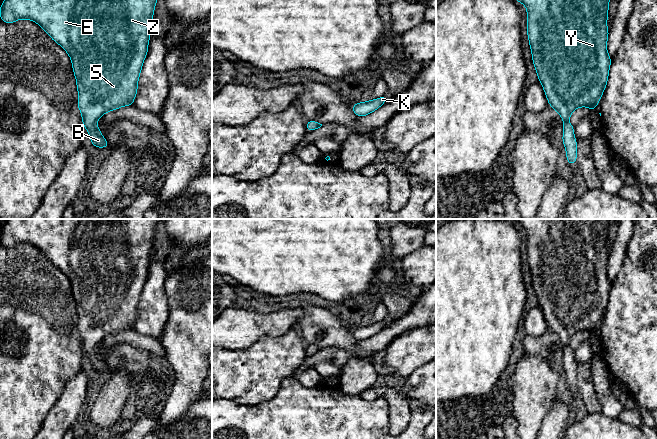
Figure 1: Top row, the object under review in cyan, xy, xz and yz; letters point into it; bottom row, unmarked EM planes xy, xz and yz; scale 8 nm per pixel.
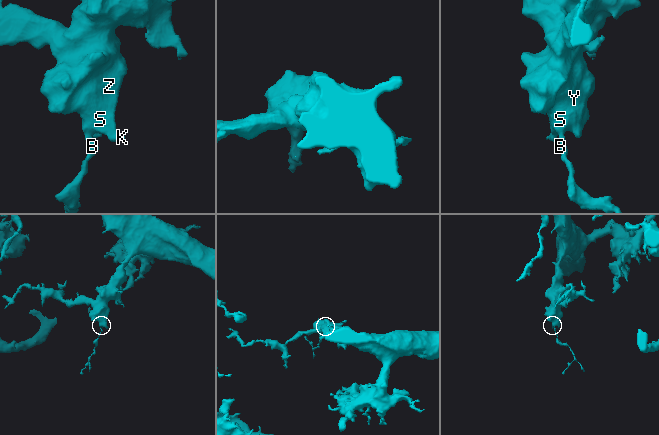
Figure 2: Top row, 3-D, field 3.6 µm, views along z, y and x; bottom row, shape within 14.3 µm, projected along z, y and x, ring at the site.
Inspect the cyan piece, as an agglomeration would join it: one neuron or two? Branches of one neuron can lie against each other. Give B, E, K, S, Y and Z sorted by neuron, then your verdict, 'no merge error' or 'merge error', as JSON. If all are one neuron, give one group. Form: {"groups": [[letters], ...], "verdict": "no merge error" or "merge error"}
{"groups": [["B", "E", "K", "S", "Y", "Z"]], "verdict": "no merge error"}

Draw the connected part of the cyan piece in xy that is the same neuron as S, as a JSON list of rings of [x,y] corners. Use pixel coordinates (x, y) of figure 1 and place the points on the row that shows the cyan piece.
[[[4,0],[0,6],[0,19],[6,24],[21,19],[34,21],[67,52],[76,78],[77,106],[83,126],[89,132],[94,147],[110,148],[96,121],[106,112],[133,106],[141,69],[148,53],[149,30],[155,6],[156,0]]]

